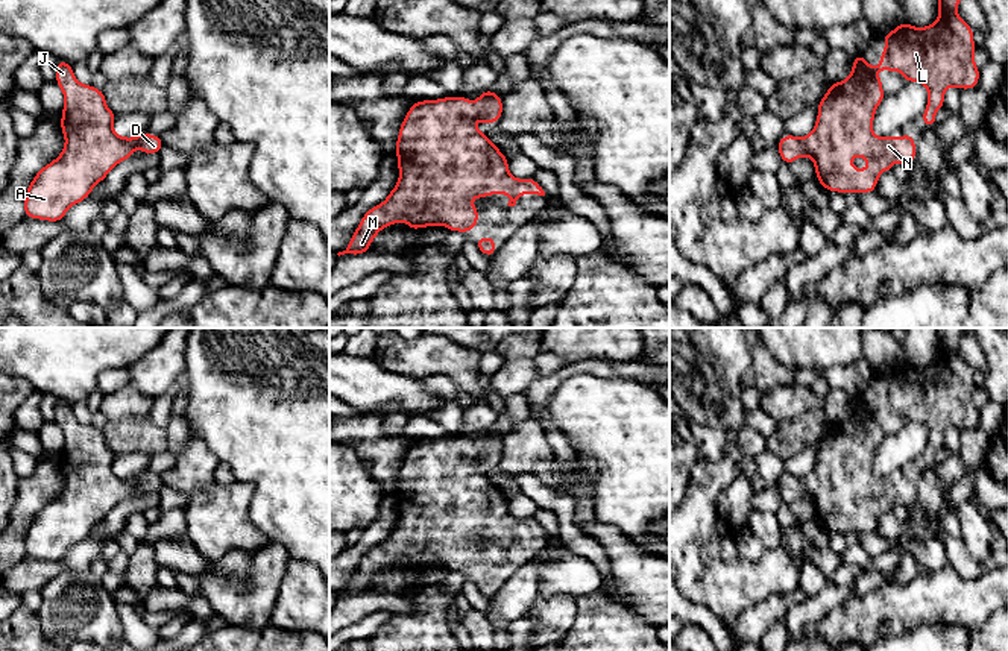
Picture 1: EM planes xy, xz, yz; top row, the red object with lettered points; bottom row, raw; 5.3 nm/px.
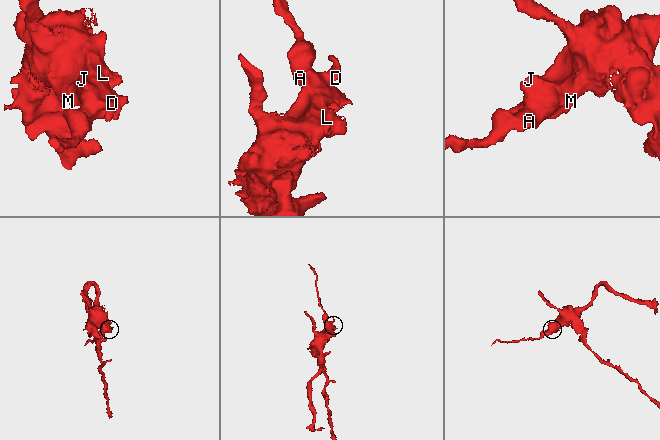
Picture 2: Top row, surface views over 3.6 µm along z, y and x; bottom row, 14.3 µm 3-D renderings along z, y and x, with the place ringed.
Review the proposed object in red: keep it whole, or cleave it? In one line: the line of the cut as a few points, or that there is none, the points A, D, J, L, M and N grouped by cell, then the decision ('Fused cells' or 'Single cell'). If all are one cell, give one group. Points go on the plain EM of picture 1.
No split. Groups: A D J L M N. Single cell

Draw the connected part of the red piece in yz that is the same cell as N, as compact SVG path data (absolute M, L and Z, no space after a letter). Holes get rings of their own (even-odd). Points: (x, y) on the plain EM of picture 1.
M937 328L938 358L926 367L914 367L902 361L893 372L882 378L887 387L880 393L877 407L868 405L861 393L853 398L853 408L847 419L829 425L827 432L818 442L818 455L815 467L803 478L786 473L779 483L782 502L791 504L802 496L809 496L815 505L817 520L827 531L838 533L873 533L879 516L897 502L909 507L915 498L914 476L906 473L900 478L893 475L876 476L873 473L873 460L877 446L882 443L885 432L882 419L876 414L879 410L899 411L906 422L920 422L928 428L928 445L923 464L935 466L935 452L944 446L944 432L949 426L961 429L976 428L979 422L979 408L975 404L973 369L958 355L958 343L964 335L973 334L972 328ZM858 495L868 501L862 510L856 510L852 498Z

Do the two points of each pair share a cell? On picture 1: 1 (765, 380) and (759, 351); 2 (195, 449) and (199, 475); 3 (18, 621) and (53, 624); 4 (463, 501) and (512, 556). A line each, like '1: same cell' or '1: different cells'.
1: same cell
2: same cell
3: different cells
4: same cell

